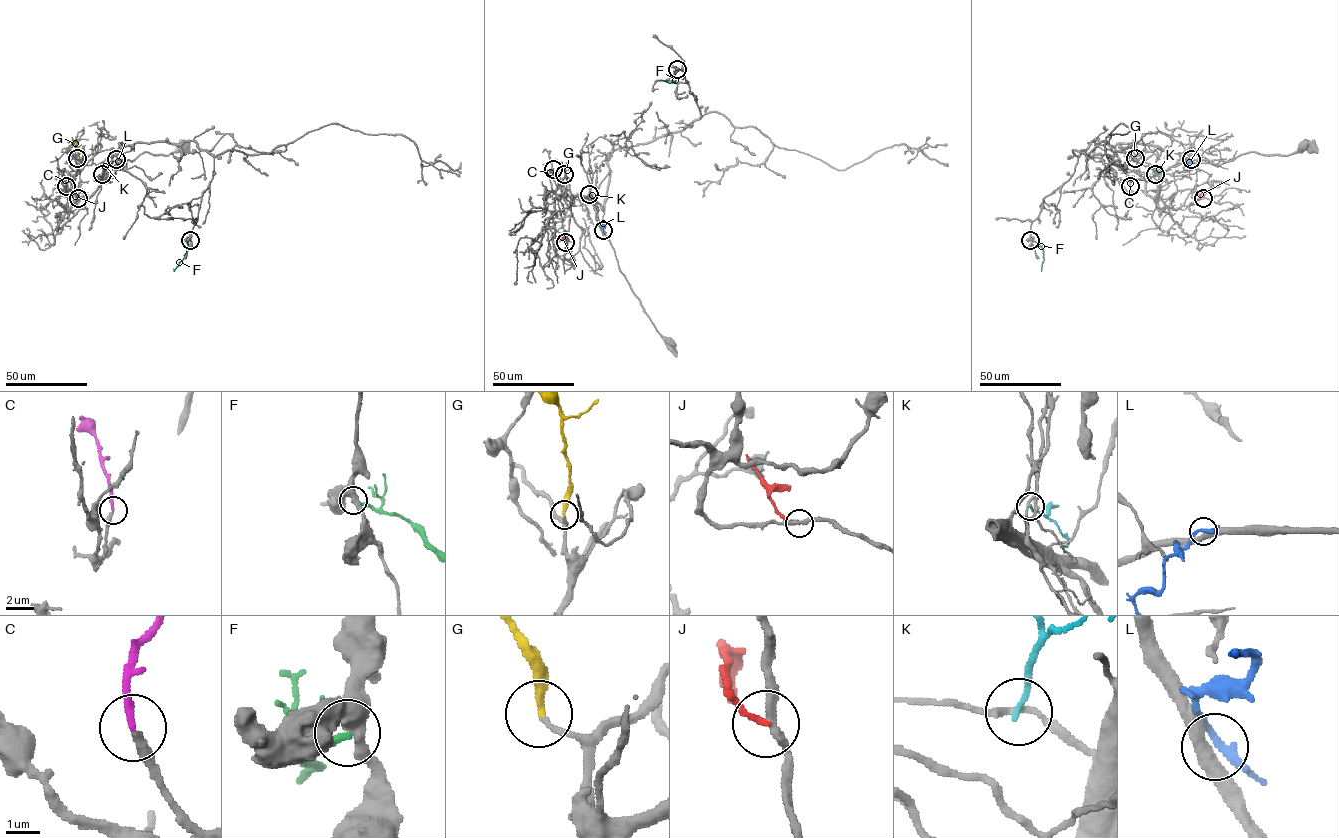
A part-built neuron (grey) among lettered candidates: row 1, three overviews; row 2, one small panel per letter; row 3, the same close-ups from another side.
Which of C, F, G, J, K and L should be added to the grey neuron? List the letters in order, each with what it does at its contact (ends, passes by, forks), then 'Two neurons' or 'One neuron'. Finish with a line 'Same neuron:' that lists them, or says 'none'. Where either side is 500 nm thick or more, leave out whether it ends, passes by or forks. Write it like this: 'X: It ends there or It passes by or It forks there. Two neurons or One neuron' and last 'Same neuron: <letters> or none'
C: It ends there. One neuron
F: It ends there. Two neurons
G: It ends there. One neuron
J: It ends there. Two neurons
K: It ends there. Two neurons
L: It passes by. Two neurons
Same neuron: C, G

